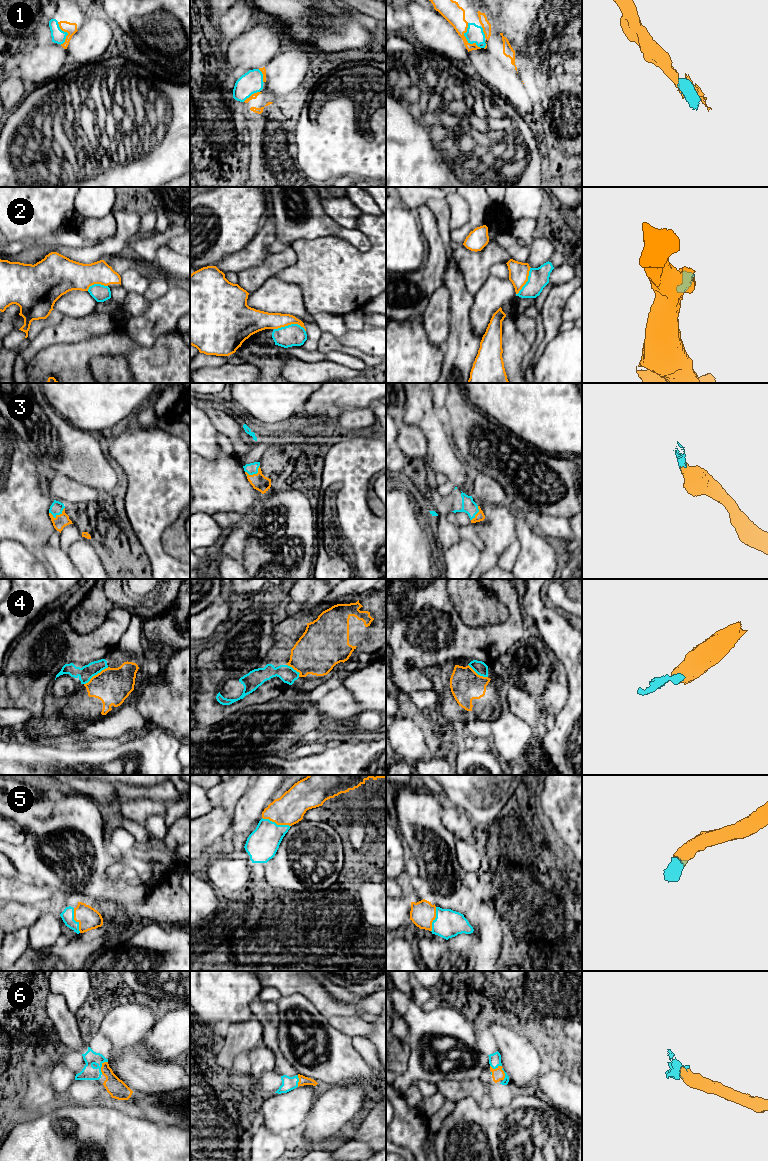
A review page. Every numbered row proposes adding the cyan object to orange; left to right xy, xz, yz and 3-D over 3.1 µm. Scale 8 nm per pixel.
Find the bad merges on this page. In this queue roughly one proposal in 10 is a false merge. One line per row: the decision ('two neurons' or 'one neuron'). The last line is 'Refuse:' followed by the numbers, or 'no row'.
1: one neuron
2: two neurons
3: one neuron
4: one neuron
5: one neuron
6: one neuron
Refuse: 2

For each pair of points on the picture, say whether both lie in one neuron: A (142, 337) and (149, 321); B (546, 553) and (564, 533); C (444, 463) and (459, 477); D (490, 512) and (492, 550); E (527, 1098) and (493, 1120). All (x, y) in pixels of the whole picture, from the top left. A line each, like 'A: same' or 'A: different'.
A: same
B: different
C: same
D: same
E: same

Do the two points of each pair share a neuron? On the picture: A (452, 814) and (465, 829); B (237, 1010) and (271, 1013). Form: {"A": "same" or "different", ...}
{"A": "same", "B": "different"}

